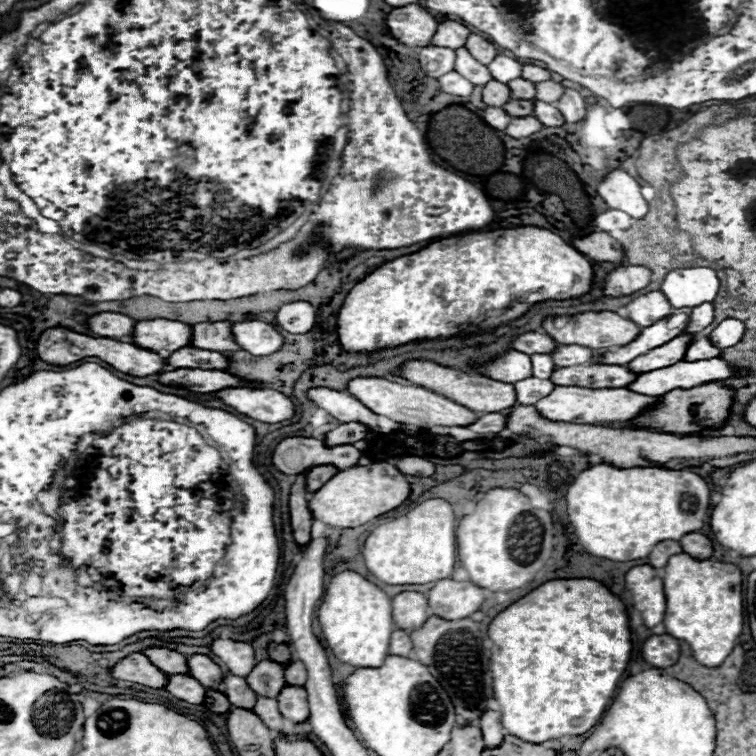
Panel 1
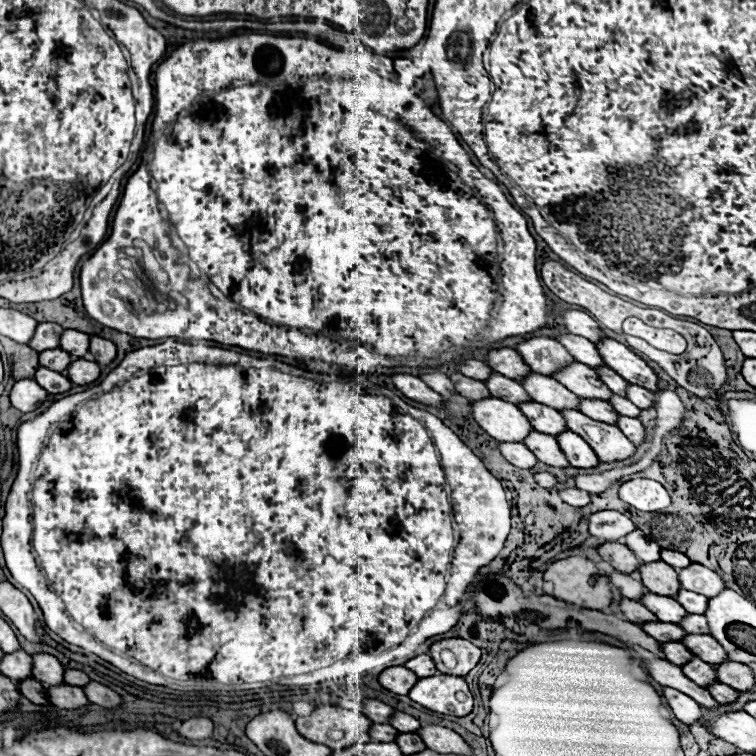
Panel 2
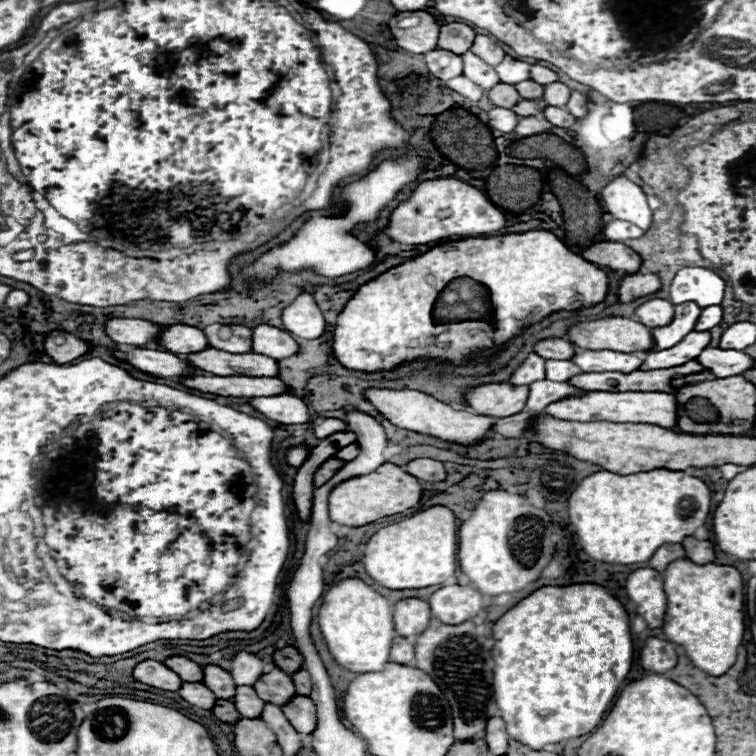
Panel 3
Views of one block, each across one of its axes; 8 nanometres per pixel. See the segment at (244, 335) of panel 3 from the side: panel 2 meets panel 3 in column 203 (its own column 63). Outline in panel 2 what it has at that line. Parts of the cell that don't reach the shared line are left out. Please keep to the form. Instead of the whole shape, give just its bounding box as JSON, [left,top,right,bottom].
[28,322,64,352]

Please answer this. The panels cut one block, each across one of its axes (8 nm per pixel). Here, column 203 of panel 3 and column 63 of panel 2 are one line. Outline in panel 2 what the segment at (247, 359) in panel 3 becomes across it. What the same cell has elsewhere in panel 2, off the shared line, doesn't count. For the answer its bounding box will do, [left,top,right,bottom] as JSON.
[40,348,70,372]

